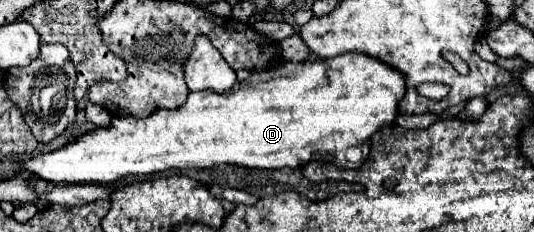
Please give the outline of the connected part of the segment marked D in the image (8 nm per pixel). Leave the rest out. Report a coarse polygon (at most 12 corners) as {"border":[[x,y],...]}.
{"border":[[253,71],[25,159],[47,183],[221,163],[357,169],[405,75]]}

